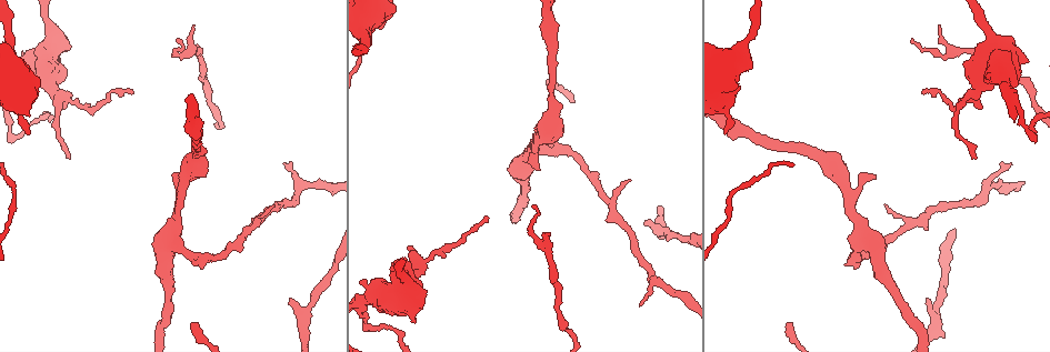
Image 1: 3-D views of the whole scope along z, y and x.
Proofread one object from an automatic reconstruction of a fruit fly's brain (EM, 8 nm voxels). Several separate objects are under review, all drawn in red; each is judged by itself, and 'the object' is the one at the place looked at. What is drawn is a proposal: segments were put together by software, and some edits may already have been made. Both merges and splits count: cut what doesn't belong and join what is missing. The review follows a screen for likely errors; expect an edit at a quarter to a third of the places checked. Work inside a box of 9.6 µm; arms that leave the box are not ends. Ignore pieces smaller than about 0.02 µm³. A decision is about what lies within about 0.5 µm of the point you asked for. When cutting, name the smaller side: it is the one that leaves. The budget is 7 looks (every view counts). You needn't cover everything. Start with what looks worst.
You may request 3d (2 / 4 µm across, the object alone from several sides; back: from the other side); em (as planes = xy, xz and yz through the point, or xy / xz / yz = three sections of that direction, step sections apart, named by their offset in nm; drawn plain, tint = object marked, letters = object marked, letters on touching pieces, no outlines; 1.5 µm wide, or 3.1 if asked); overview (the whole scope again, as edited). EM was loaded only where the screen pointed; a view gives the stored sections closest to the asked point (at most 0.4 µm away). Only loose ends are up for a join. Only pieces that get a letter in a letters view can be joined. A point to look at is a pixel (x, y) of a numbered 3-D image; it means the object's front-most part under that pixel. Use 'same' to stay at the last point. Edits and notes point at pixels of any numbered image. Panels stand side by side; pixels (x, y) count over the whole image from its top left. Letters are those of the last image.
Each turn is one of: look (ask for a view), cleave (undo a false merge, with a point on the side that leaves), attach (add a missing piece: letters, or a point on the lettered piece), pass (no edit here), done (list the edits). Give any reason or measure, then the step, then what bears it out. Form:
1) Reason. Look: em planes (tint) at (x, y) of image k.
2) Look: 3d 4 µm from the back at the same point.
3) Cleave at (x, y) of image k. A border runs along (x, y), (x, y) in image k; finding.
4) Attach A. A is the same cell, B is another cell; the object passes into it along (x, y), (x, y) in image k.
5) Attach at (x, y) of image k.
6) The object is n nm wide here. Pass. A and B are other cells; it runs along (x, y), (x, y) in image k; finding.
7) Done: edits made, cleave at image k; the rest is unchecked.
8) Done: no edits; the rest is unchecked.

Tapers out. Look: 3d 4 µm from the back at (977, 157) of image 1.

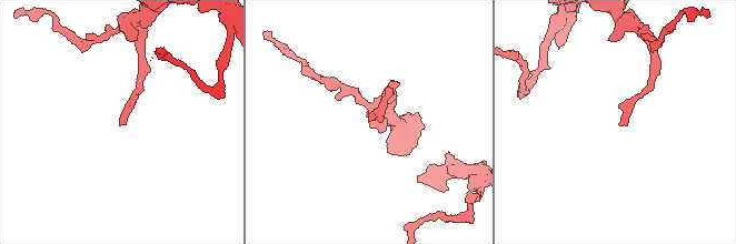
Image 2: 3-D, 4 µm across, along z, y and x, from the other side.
Look: em xy step 8 (letters) at (371, 120) of image 2.

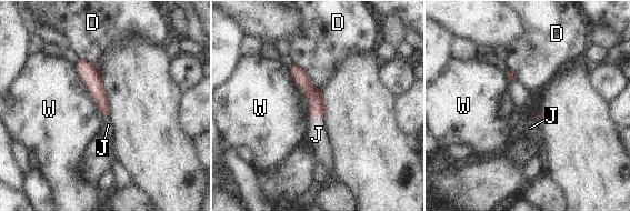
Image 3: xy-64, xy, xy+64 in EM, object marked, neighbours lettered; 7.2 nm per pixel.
Attach J. J is the same cell, D and W are other cells; the object passes into it along (313, 94), (312, 116), (317, 134) in image 3; the cell continues.

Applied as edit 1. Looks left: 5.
Redraw. Look: overview.

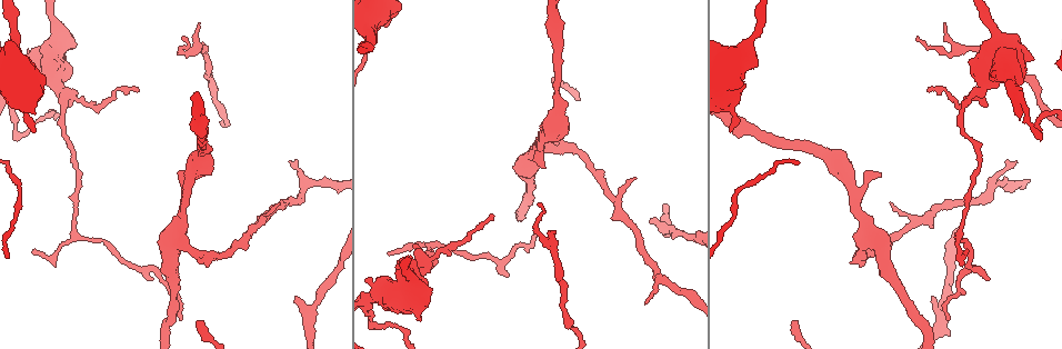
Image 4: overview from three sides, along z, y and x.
Branch stops here. Look: em planes (letters) at (33, 131) of image 4.

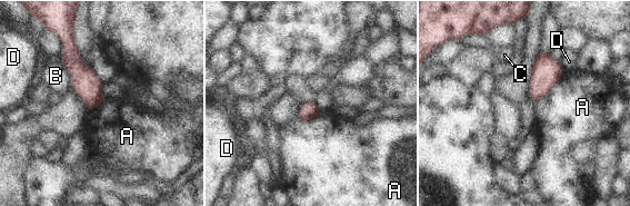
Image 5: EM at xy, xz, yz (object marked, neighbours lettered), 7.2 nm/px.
The object is 120 nm wide here. Pass. A, B, C and D are other cells; a border runs along (562, 76), (549, 92), (537, 100) in image 5; no lettered piece goes on from it.

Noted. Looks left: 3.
Done: edits made, attach at image 3; the rest is unchecked.

